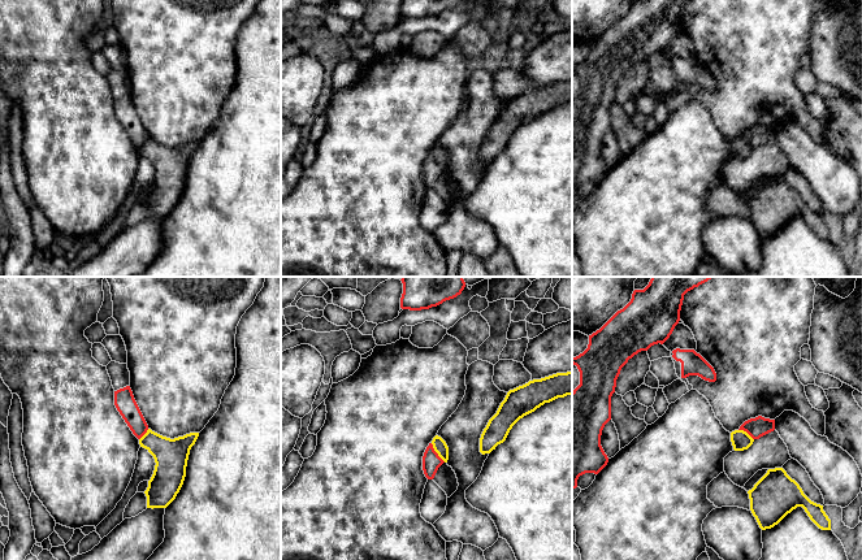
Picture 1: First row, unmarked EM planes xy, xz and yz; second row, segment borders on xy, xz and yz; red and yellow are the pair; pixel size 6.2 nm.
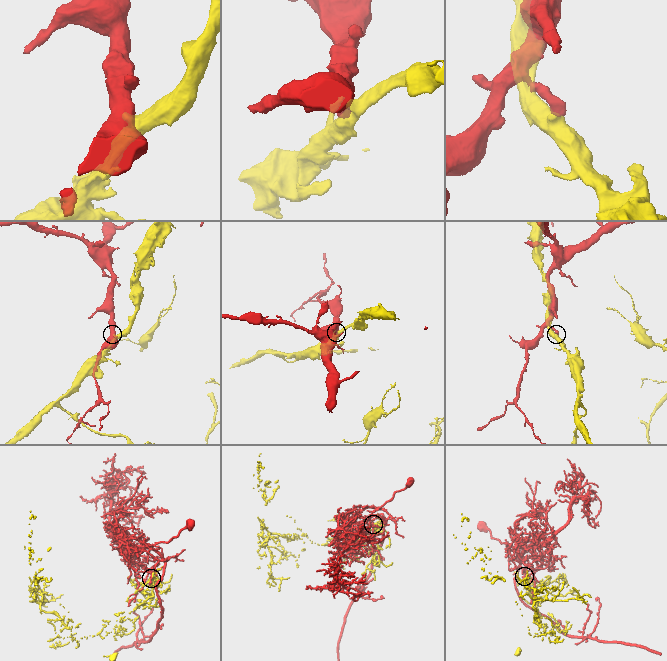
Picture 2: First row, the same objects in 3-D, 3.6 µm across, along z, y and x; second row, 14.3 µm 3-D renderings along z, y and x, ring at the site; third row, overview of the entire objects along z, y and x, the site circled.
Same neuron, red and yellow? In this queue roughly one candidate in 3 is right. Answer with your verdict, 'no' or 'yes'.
no

